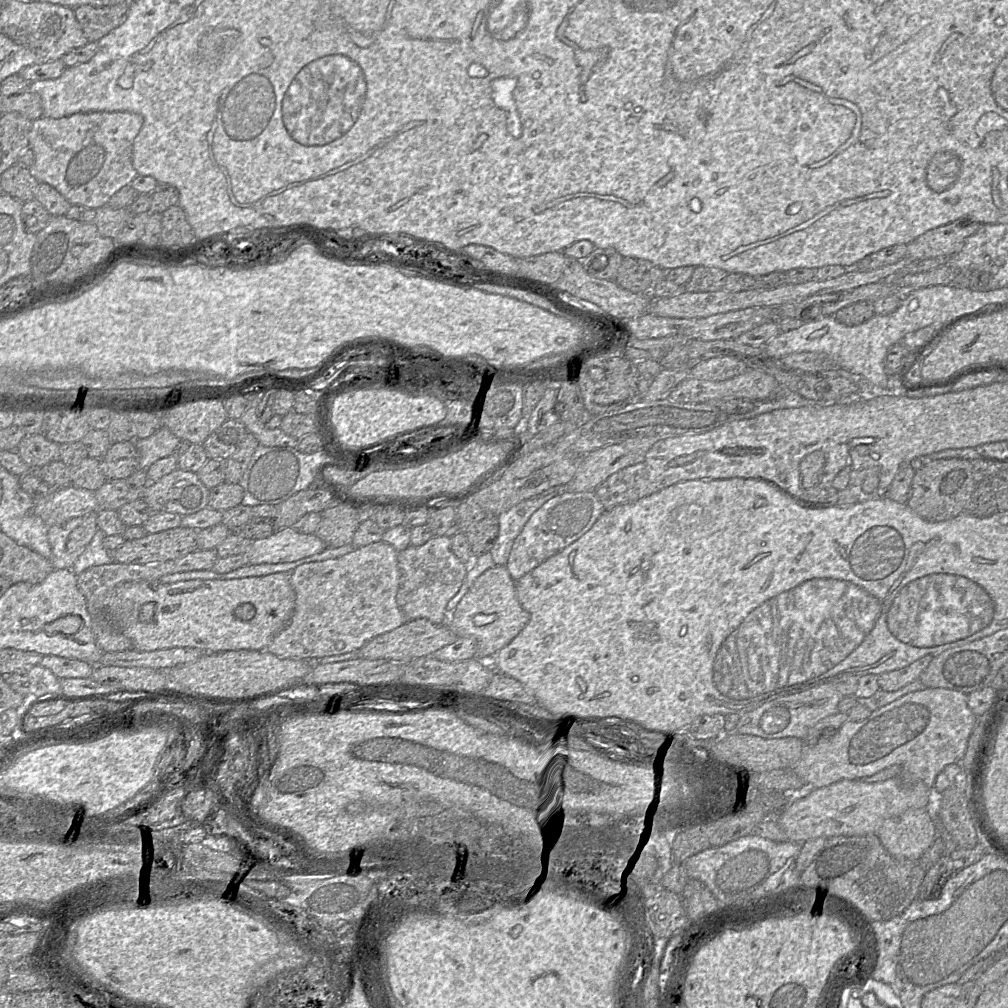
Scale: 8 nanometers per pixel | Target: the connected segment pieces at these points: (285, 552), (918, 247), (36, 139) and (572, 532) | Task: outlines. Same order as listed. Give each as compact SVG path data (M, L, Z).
M286 527L276 529L272 535L266 538L253 541L243 555L246 555L248 558L248 564L252 565L288 563L318 554L326 548L325 543L316 534L305 534L292 527Z
M958 220L931 229L907 244L907 256L914 259L950 257L960 251L967 237L982 224Z
M85 112L61 118L40 117L32 121L29 132L29 148L34 154L34 163L29 168L39 183L55 188L71 205L97 209L108 205L111 196L138 175L132 164L132 145L143 125L143 117L137 113Z
M594 492L565 493L545 502L514 540L505 567L516 582L584 535L605 511Z

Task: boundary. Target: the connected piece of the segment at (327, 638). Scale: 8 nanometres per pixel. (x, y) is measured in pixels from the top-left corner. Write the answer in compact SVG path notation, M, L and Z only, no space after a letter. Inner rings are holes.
M383 541L355 548L334 559L305 563L290 573L295 591L295 610L289 624L266 647L278 657L287 659L321 659L323 657L359 651L368 641L392 631L406 622L396 601L400 585L398 551Z

